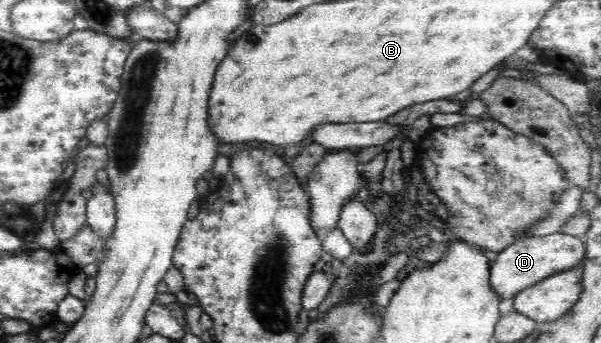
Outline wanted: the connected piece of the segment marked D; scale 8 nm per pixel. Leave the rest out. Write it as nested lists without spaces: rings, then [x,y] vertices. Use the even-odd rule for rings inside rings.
[[[562,232],[542,237],[524,236],[497,253],[497,258],[491,263],[489,283],[501,301],[513,299],[526,287],[580,265],[585,253],[584,238],[580,236],[566,235]]]

